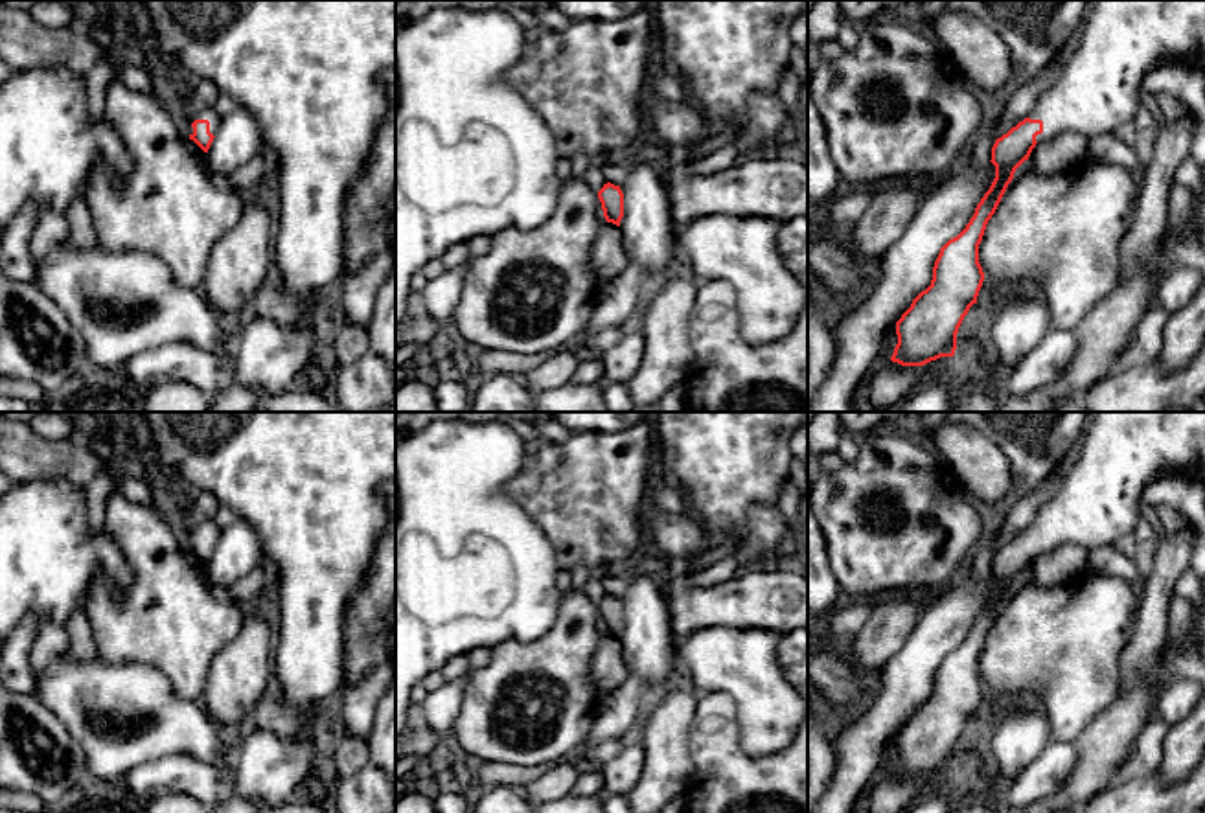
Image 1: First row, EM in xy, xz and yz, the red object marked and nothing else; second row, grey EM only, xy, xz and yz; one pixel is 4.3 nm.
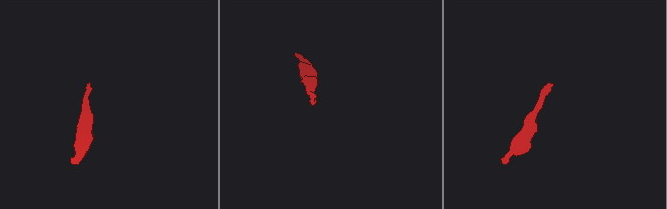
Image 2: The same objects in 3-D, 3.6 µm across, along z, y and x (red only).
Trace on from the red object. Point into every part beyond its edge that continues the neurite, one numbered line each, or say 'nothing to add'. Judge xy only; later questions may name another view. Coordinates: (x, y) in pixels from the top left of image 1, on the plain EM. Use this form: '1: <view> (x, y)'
1: xy (208, 525)

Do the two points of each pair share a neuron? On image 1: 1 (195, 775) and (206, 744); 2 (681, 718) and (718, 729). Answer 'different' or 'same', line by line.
1: different
2: different

